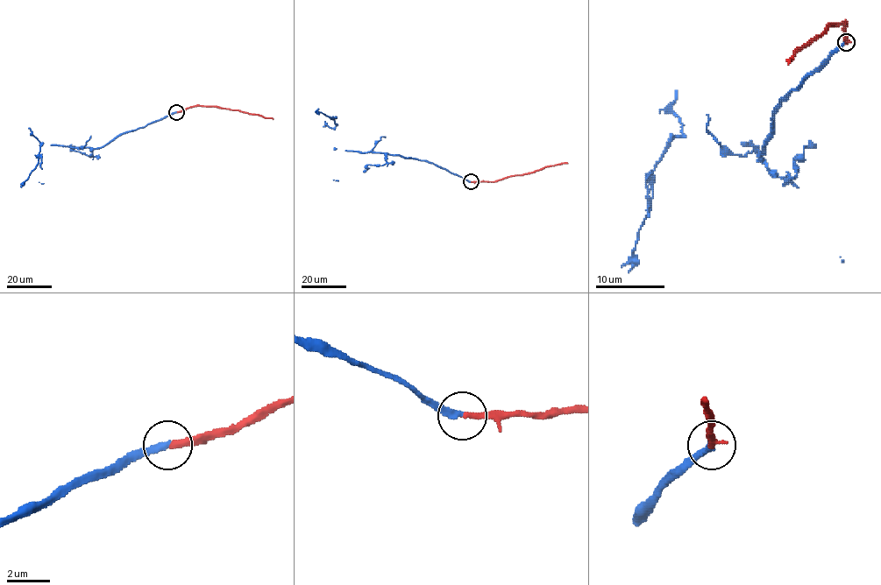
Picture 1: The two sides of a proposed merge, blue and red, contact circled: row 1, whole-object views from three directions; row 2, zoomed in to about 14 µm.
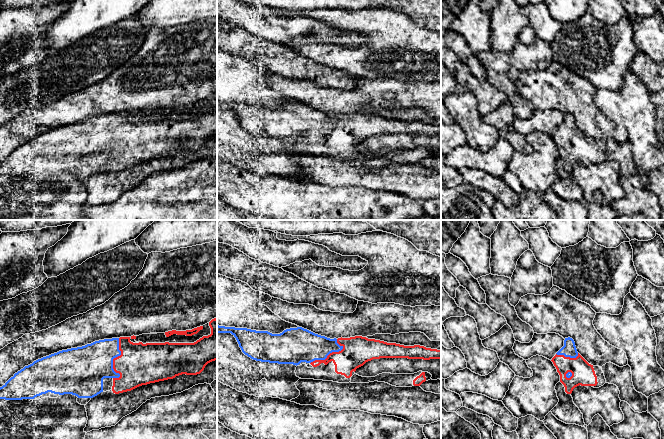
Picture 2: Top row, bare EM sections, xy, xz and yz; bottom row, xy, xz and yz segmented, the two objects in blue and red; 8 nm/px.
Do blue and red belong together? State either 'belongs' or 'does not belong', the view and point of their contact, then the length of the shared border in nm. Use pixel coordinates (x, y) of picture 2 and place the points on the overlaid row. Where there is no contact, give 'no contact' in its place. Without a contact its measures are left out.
belongs; contact xy (112, 360); length 340 nm

